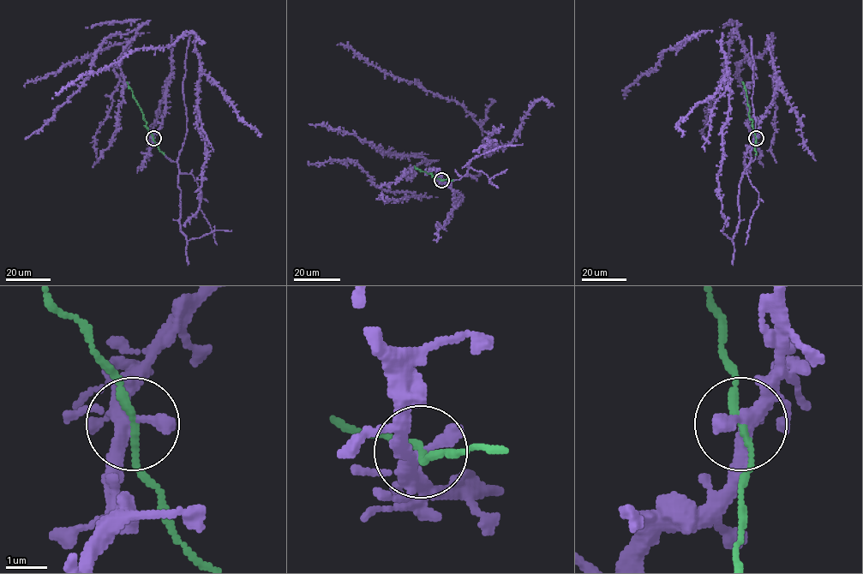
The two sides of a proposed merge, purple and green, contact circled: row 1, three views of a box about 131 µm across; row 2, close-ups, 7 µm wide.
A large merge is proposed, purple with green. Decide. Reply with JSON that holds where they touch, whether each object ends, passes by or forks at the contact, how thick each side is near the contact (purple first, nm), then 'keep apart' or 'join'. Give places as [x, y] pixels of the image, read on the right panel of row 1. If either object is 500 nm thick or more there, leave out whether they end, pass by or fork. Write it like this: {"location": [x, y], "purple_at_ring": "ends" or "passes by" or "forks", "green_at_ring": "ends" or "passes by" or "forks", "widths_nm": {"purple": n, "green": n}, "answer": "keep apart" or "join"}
{"location": [756, 138], "purple_at_ring": "forks", "green_at_ring": "passes by", "widths_nm": {"purple": 320, "green": 170}, "answer": "join"}

